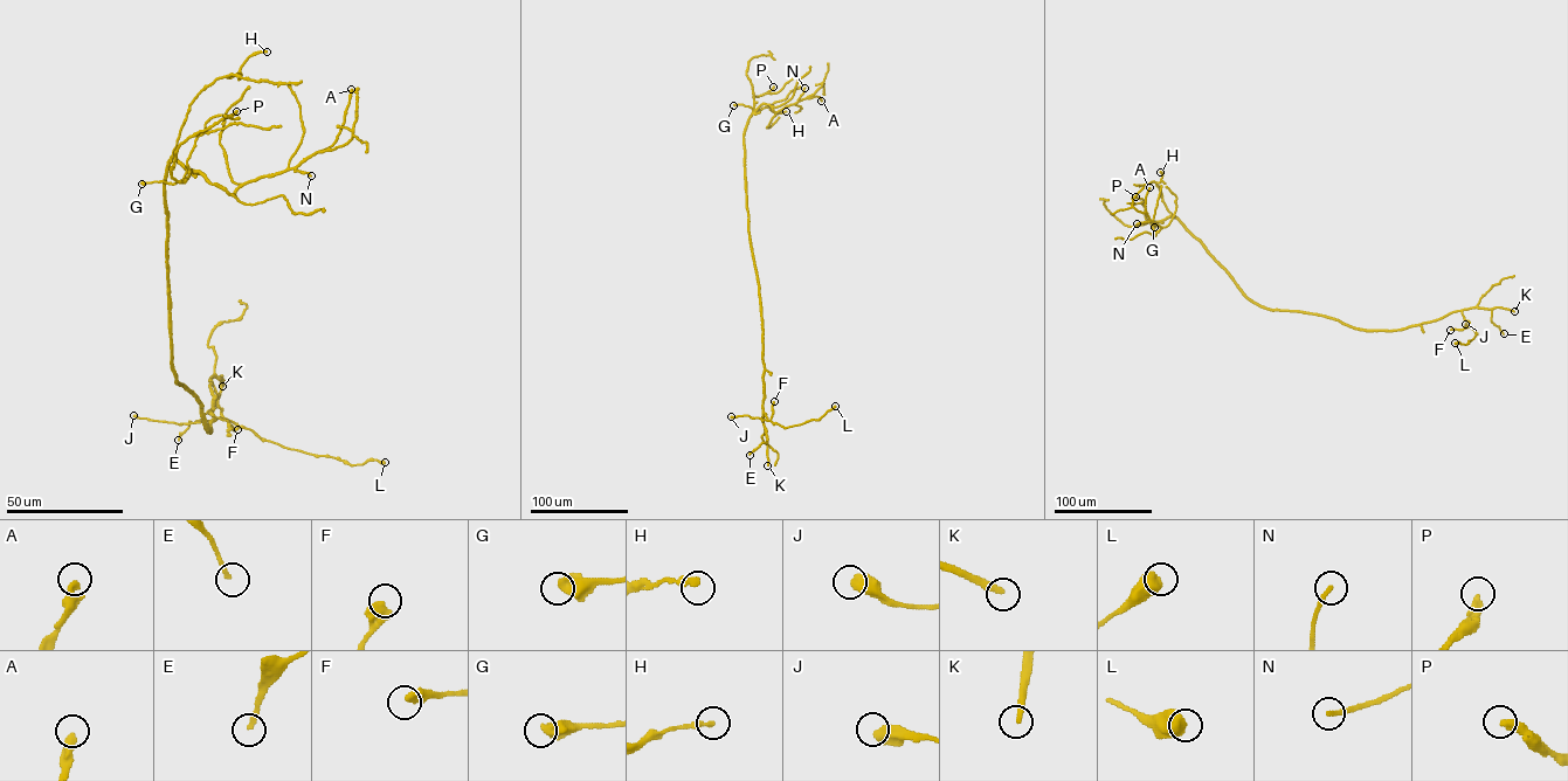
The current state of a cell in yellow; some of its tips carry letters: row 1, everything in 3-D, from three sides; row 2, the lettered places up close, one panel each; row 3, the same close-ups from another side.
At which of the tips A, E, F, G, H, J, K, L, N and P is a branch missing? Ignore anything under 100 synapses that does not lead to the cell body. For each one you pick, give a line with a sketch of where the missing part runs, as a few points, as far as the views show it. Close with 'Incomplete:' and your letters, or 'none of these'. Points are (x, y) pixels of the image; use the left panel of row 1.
Incomplete: K

